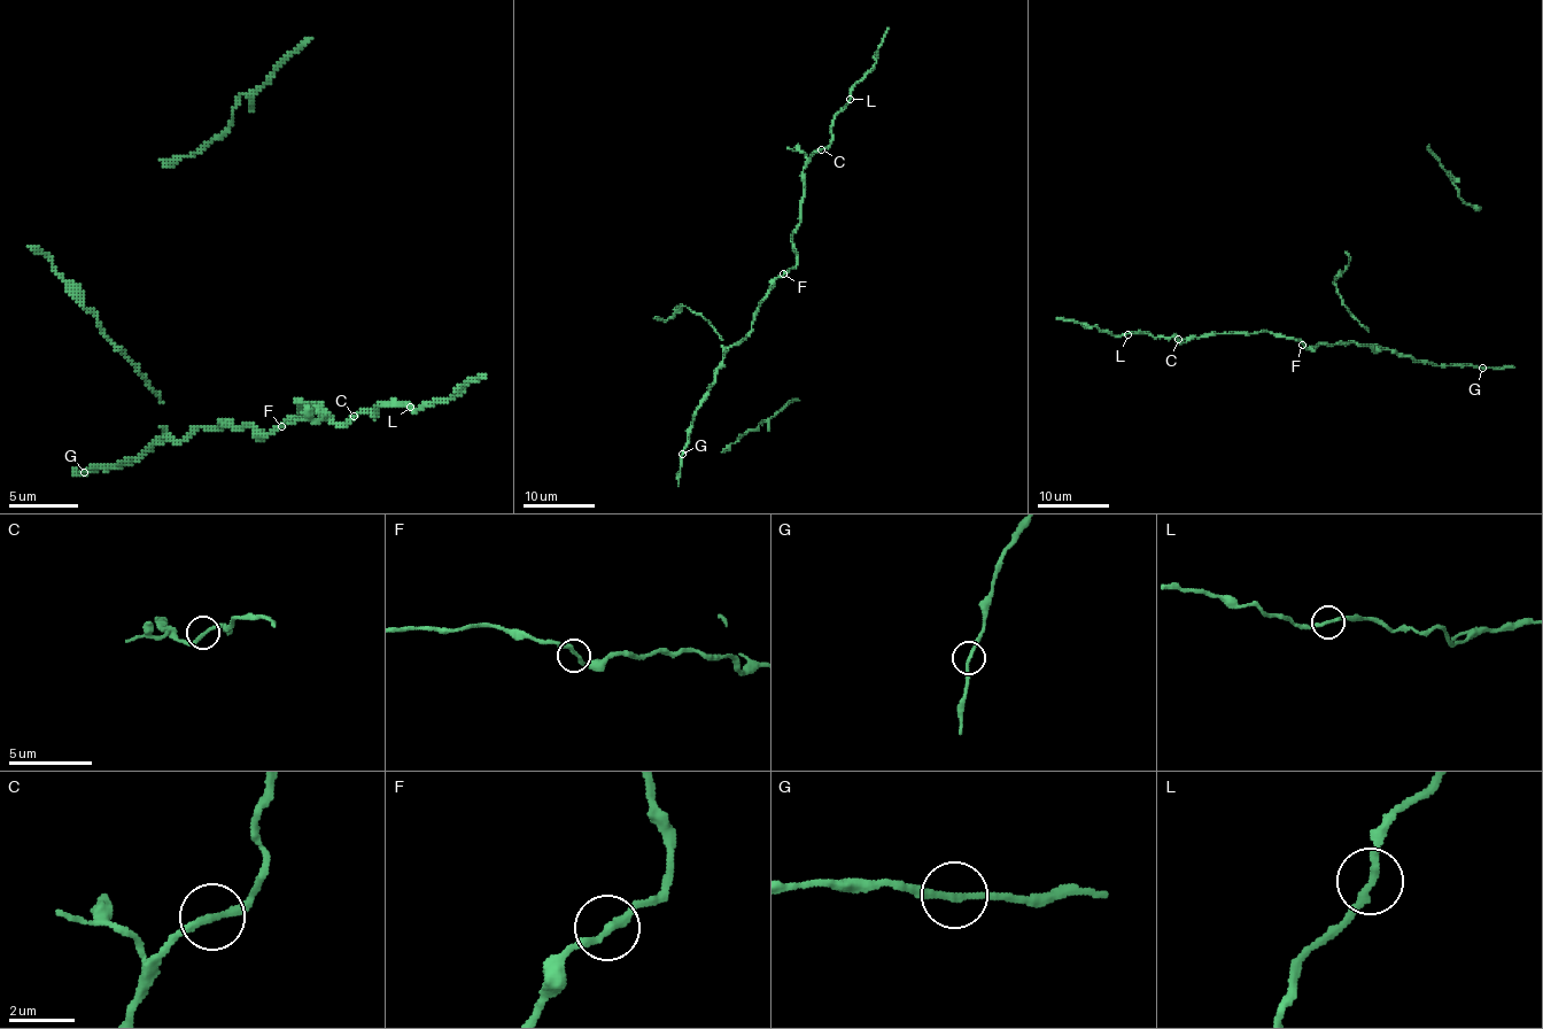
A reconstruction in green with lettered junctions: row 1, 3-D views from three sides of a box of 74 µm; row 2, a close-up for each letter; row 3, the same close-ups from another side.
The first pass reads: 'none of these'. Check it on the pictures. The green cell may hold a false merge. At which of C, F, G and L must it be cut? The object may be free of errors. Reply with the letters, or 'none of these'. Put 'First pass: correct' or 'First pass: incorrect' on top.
First pass: incorrect
L

